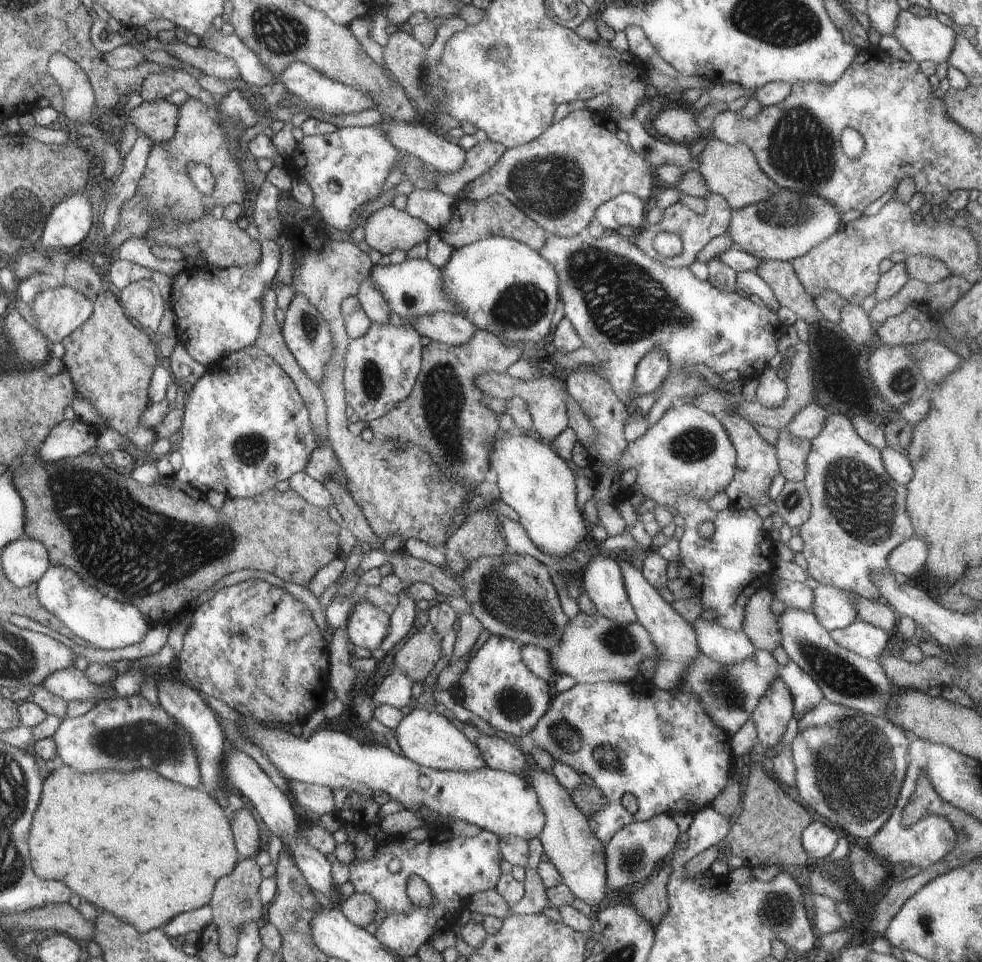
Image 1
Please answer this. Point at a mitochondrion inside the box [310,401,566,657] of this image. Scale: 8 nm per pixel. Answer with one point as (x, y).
(501, 598)

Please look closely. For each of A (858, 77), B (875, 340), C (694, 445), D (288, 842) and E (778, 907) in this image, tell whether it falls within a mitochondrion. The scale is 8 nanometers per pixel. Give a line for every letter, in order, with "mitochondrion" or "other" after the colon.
A: other
B: other
C: mitochondrion
D: other
E: mitochondrion

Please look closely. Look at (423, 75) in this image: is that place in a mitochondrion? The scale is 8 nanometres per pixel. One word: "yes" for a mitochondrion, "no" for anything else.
yes

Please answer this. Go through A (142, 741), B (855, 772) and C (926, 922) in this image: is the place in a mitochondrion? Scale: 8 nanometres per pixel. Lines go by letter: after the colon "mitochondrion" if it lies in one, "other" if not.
A: mitochondrion
B: mitochondrion
C: mitochondrion

